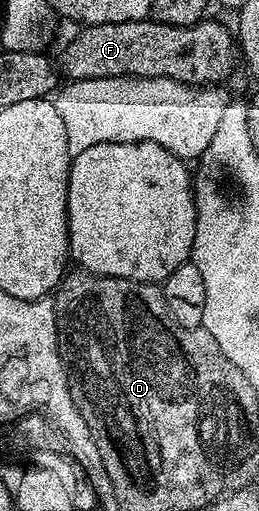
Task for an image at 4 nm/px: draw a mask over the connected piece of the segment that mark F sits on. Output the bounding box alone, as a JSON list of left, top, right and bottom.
[60,18,236,86]

